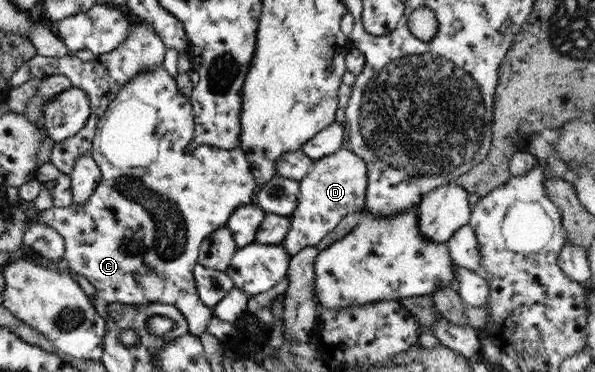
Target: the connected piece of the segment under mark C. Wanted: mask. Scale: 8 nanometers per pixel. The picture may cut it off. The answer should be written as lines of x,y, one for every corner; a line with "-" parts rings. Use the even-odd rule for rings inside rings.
163,66
160,68
148,68
142,70
140,74
133,77
128,83
122,86
116,97
113,97
110,105
106,108
104,115
100,117
96,124
96,134
93,140
91,154
96,160
96,165
100,170
100,179
97,188
92,196
78,206
70,205
66,208
57,208
52,206
50,209
38,210
38,215
34,219
27,219
26,225
32,222
43,223
56,229
63,237
65,243
65,253
63,259
66,264
72,268
72,271
86,277
96,289
98,297
107,300
107,303
124,303
132,305
140,304
166,304
173,305
184,314
189,325
189,333
199,336
206,332
208,320
212,318
213,309
206,307
198,297
198,290
194,279
194,267
197,265
199,247
216,229
226,226
228,217
232,215
234,209
240,205
253,203
254,191
256,191
256,177
252,175
251,165
248,163
248,157
240,147
234,149
220,149
220,147
202,145
196,146
194,150
188,150
188,143
193,140
195,135
195,123
193,120
193,107
190,100
186,98
176,86
175,77
171,76

